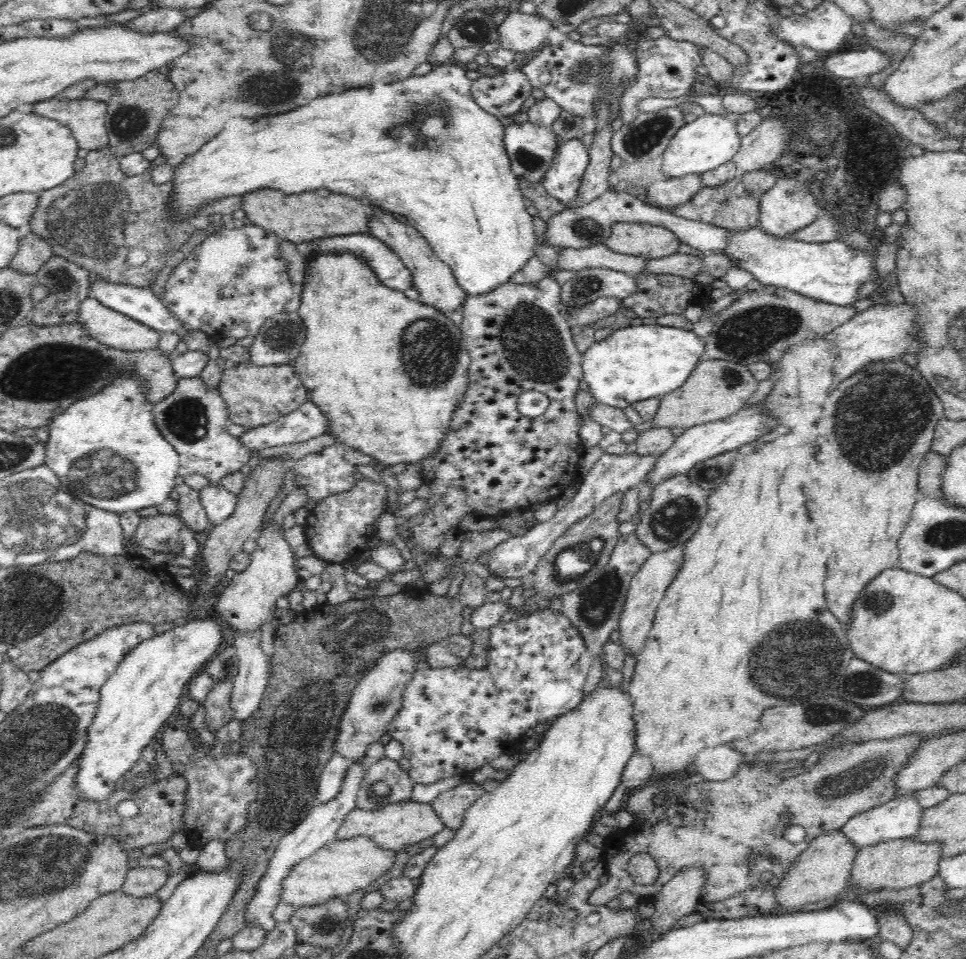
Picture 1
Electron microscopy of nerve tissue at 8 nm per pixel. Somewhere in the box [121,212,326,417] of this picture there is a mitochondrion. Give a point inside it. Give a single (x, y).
(282, 335)

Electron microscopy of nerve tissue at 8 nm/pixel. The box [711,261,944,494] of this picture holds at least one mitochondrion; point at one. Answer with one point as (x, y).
(906, 403)

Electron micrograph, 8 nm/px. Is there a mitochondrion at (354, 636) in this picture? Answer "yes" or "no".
yes

